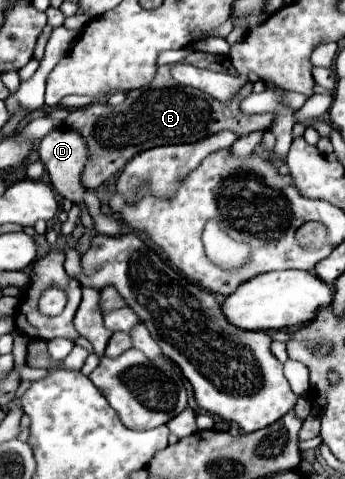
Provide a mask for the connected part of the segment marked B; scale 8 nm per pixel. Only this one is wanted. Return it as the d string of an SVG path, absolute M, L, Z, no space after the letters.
M170 65L158 67L154 81L142 89L126 93L126 101L118 107L112 107L110 103L92 103L88 107L74 109L66 117L66 127L78 129L82 137L86 137L86 145L90 145L90 161L86 163L86 169L82 173L82 185L86 185L86 189L98 189L134 155L146 149L172 143L194 143L224 129L230 129L244 137L252 131L270 127L272 113L246 115L240 111L240 99L246 99L252 93L252 82L248 81L242 87L240 95L232 103L218 103L202 91L176 85L170 69Z

